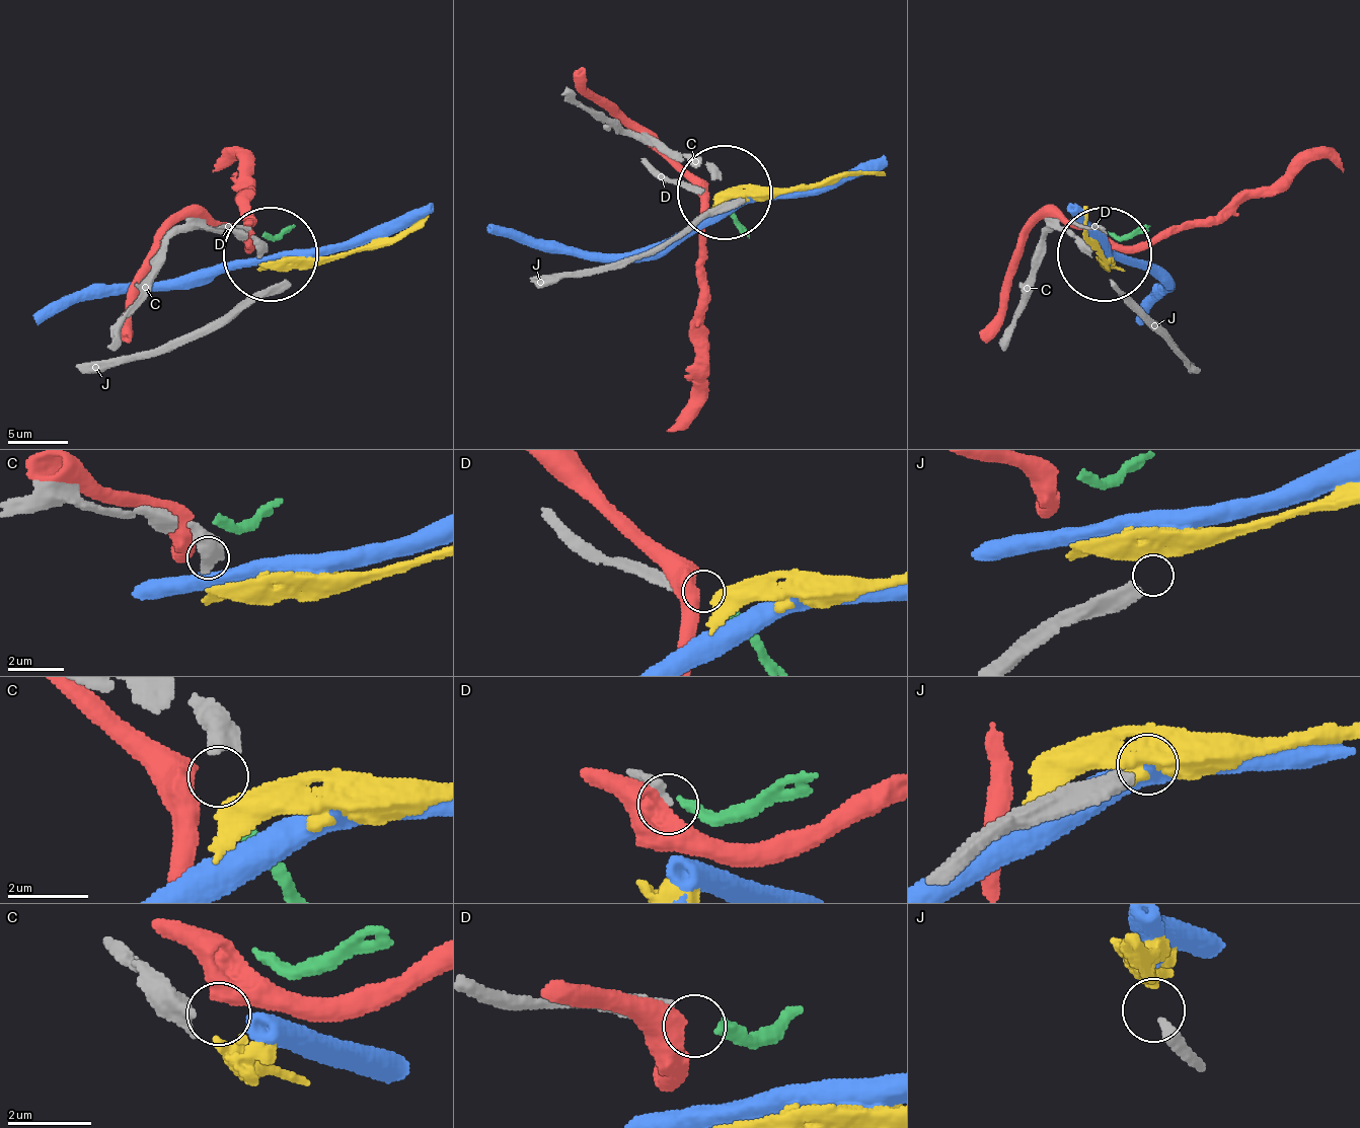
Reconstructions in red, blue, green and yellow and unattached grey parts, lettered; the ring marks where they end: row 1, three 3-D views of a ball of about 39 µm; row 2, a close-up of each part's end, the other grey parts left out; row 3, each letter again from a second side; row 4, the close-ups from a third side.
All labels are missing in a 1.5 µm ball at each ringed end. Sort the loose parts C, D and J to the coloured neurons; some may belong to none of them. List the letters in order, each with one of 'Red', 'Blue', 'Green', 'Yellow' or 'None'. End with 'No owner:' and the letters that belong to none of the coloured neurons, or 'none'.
C: None
D: Green
J: None
No owner: C, J

